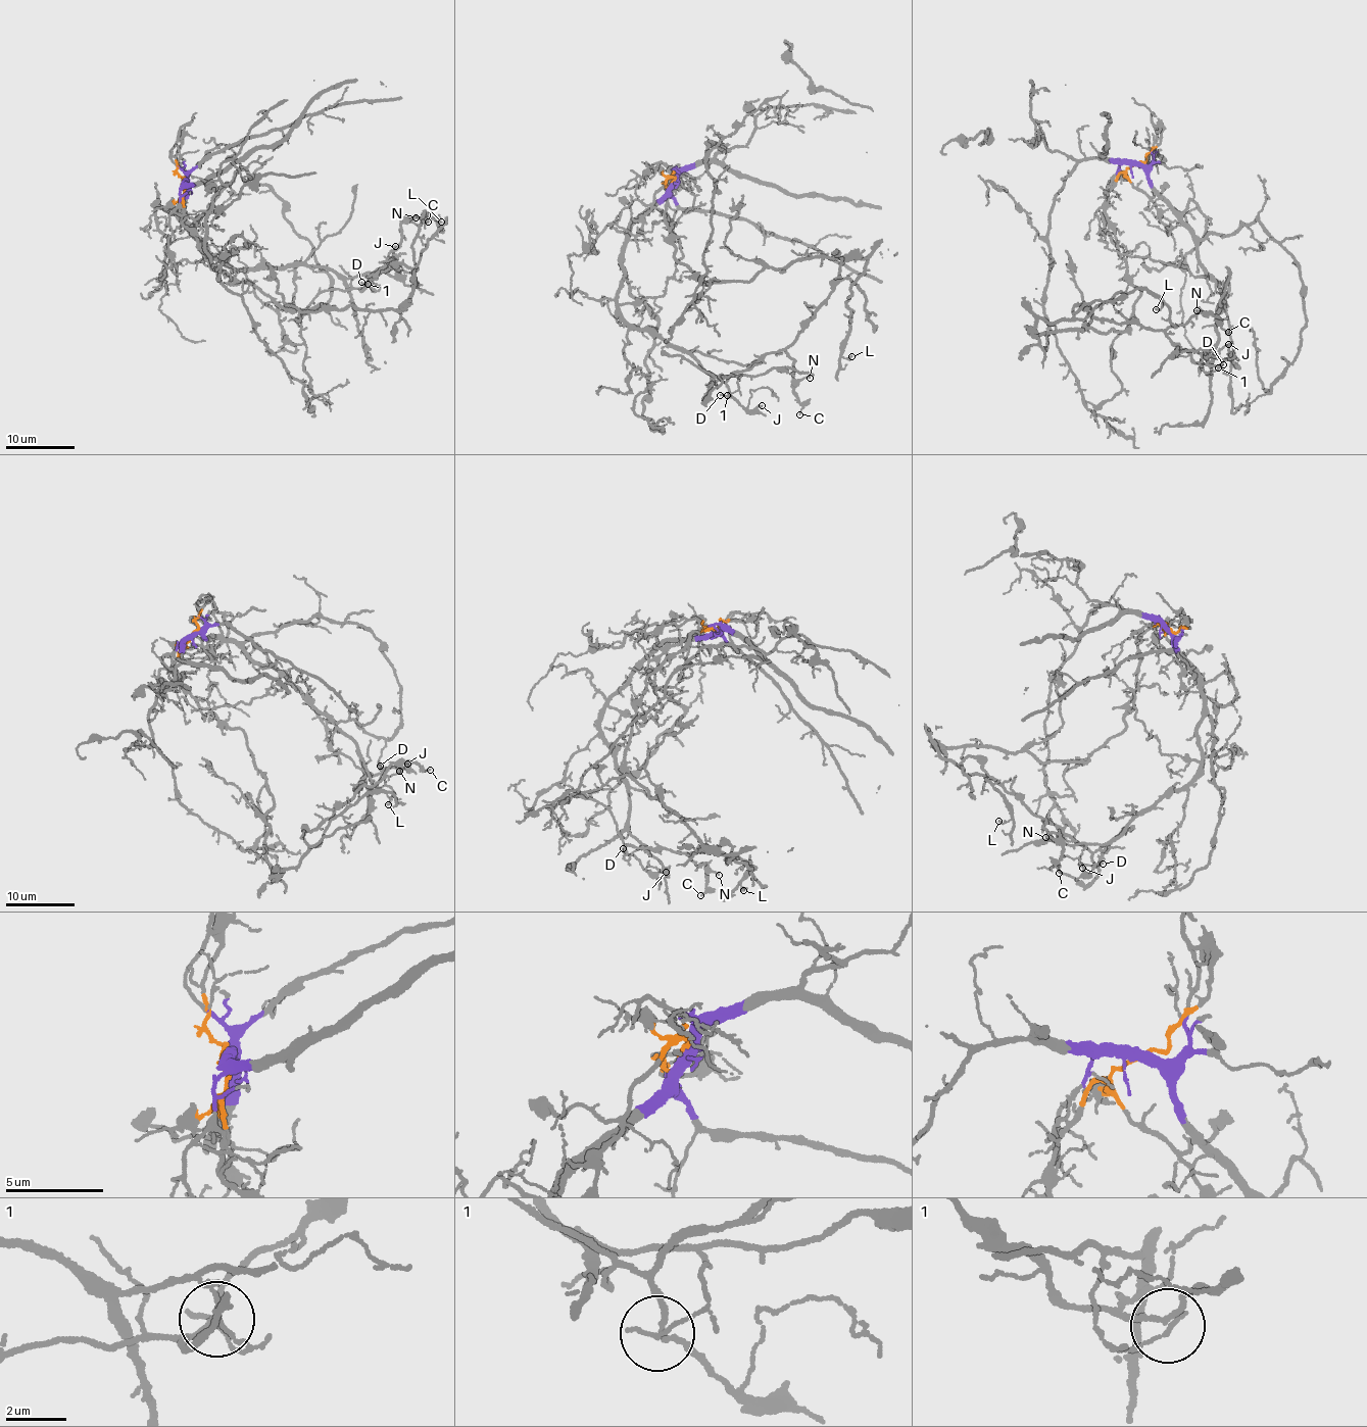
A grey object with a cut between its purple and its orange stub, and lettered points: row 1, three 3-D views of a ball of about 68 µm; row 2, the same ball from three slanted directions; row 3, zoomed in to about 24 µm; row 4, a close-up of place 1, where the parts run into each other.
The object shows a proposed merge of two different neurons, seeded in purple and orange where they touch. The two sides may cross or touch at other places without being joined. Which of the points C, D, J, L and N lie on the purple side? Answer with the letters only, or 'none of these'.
D

